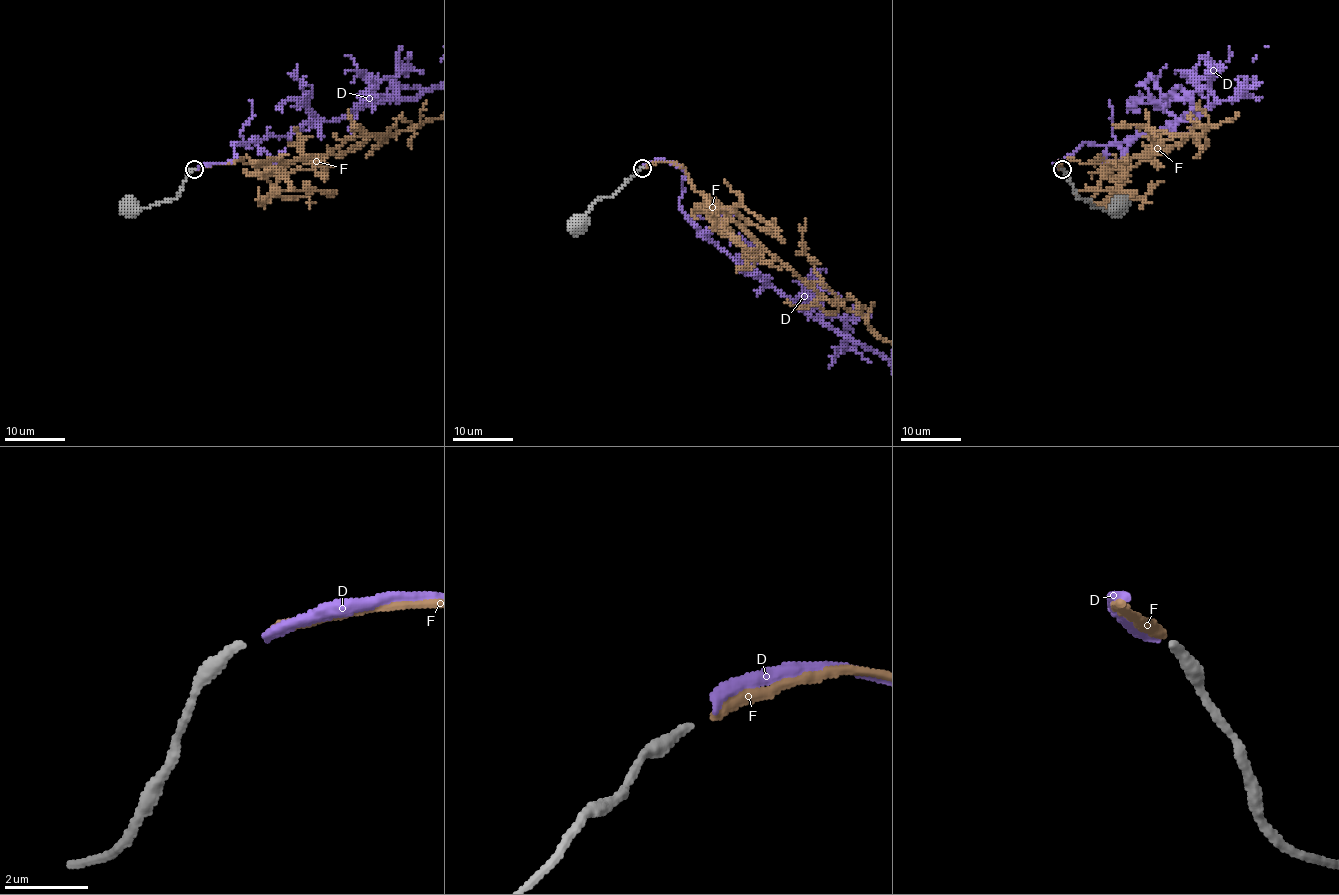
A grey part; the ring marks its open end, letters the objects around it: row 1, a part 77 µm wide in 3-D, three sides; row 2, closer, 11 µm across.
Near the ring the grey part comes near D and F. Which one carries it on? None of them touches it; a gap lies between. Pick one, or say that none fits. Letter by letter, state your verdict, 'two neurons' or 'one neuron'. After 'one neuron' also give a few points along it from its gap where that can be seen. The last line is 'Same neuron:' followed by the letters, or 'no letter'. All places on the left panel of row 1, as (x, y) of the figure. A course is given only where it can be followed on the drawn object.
D: two neurons
F: one neuron
Same neuron: F

